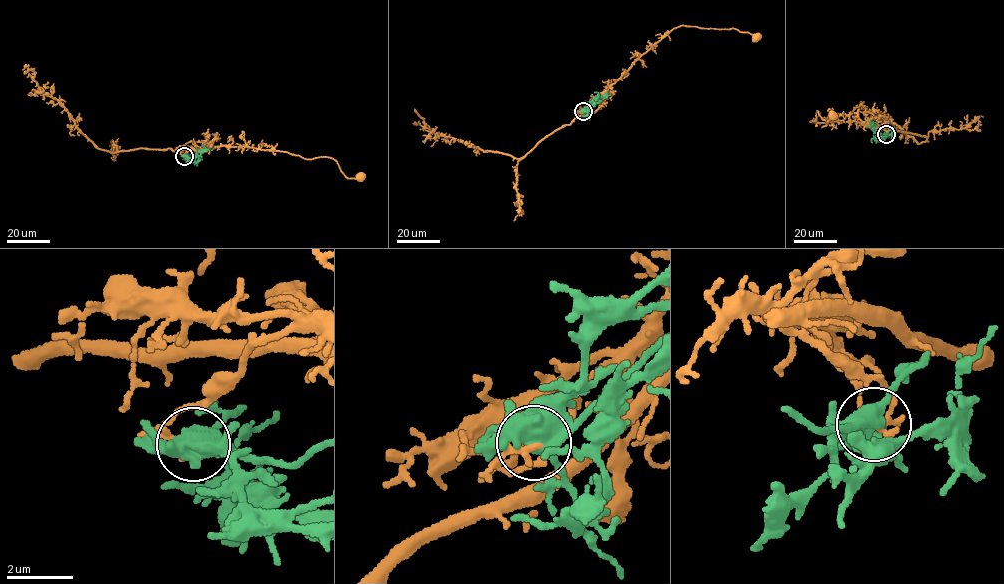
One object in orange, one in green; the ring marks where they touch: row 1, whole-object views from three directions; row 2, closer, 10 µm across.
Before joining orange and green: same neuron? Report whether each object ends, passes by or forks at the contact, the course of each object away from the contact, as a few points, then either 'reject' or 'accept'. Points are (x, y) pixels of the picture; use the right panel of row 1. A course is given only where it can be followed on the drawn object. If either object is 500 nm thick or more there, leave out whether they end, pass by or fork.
course orange (887, 134), (879, 126), (869, 127), (854, 120), (810, 121), (814, 121), (817, 110), (827, 122), (834, 115); course green (886, 134), (874, 132), (872, 124), (877, 122); reject

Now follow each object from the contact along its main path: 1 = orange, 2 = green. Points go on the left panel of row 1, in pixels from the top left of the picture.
1: (184, 156), (192, 148), (201, 151), (224, 145), (247, 146), (305, 159), (330, 157), (348, 178), (359, 177)
2: (184, 156), (199, 155), (207, 149), (202, 147)

